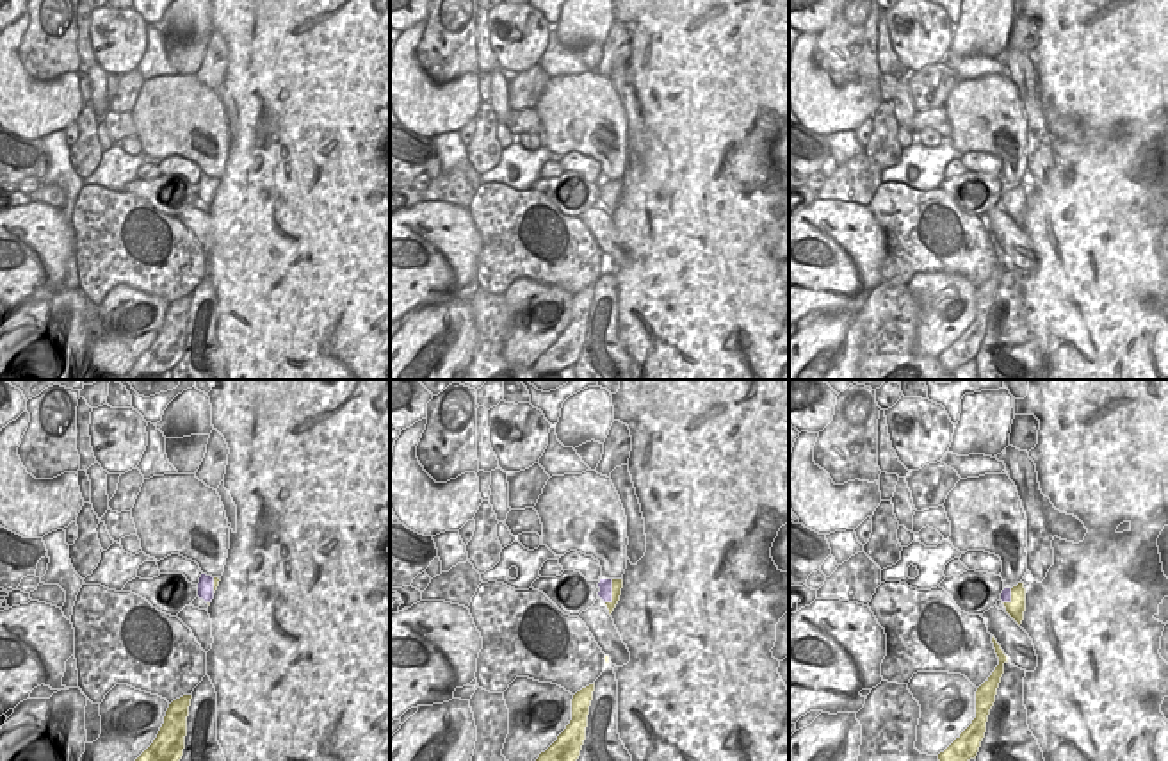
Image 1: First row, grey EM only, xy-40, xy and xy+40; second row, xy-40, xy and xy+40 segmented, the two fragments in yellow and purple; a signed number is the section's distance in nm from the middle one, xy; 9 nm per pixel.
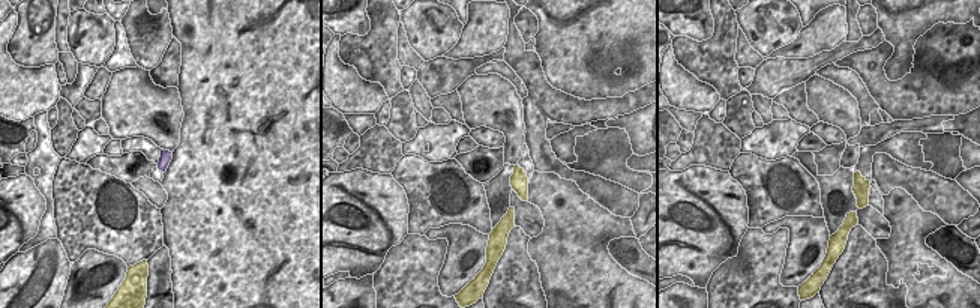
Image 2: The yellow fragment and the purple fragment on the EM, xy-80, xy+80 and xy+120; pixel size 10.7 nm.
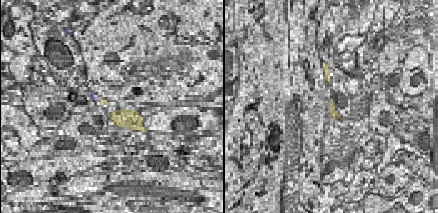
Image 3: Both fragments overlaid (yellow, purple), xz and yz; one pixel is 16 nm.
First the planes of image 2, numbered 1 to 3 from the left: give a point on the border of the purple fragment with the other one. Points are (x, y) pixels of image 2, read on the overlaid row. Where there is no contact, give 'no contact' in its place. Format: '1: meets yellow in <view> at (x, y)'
1: no contact
2: no contact
3: no contact

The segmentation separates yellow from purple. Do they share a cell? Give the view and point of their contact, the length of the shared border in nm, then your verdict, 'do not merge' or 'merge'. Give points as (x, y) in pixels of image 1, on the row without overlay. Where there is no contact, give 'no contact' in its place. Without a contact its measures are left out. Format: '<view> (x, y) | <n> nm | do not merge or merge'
xy (613, 193) | 240 nm | do not merge

